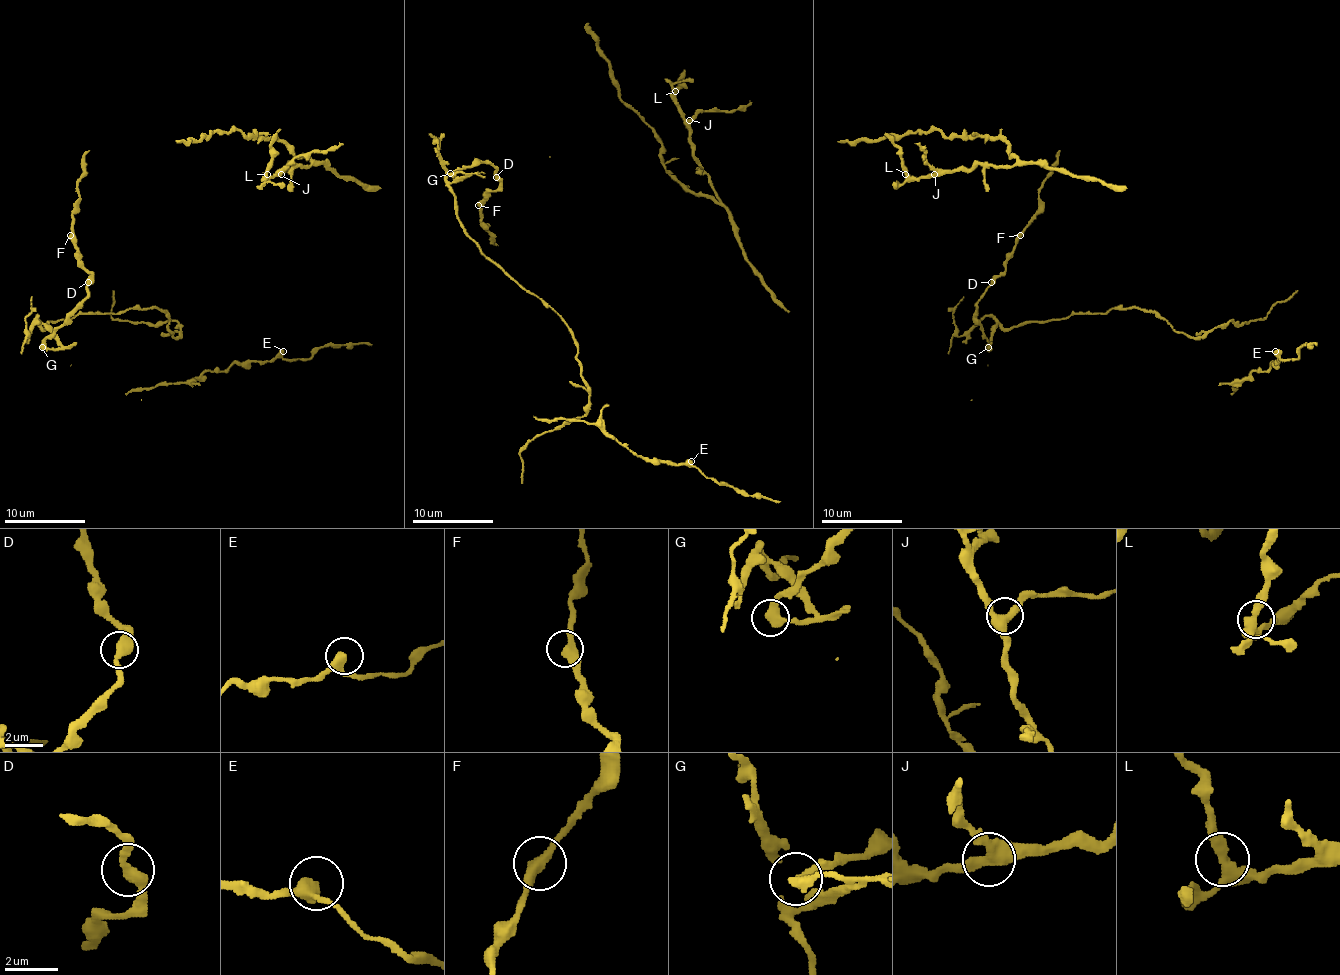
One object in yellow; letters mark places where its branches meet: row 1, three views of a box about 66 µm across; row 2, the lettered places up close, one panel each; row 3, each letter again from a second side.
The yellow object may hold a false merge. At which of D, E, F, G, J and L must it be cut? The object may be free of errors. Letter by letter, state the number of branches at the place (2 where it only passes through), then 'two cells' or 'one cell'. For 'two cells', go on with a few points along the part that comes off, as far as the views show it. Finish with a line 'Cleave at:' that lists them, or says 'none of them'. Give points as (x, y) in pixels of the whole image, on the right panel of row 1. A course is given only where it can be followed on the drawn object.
D: 2 branches meet; one cell
E: 2 branches meet; one cell
F: 2 branches meet; one cell
G: 2 branches meet; two cells; foreign part runs (987, 347), (997, 326), (1109, 308), (1160, 314), (1180, 333), (1198, 337), (1229, 320), (1261, 320), (1298, 290)
J: 3 branches meet; one cell
L: 3 branches meet; one cell
Cleave at: G

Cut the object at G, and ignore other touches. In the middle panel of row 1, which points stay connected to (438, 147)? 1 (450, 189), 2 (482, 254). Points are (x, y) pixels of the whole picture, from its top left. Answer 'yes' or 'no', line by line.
1: yes
2: yes

